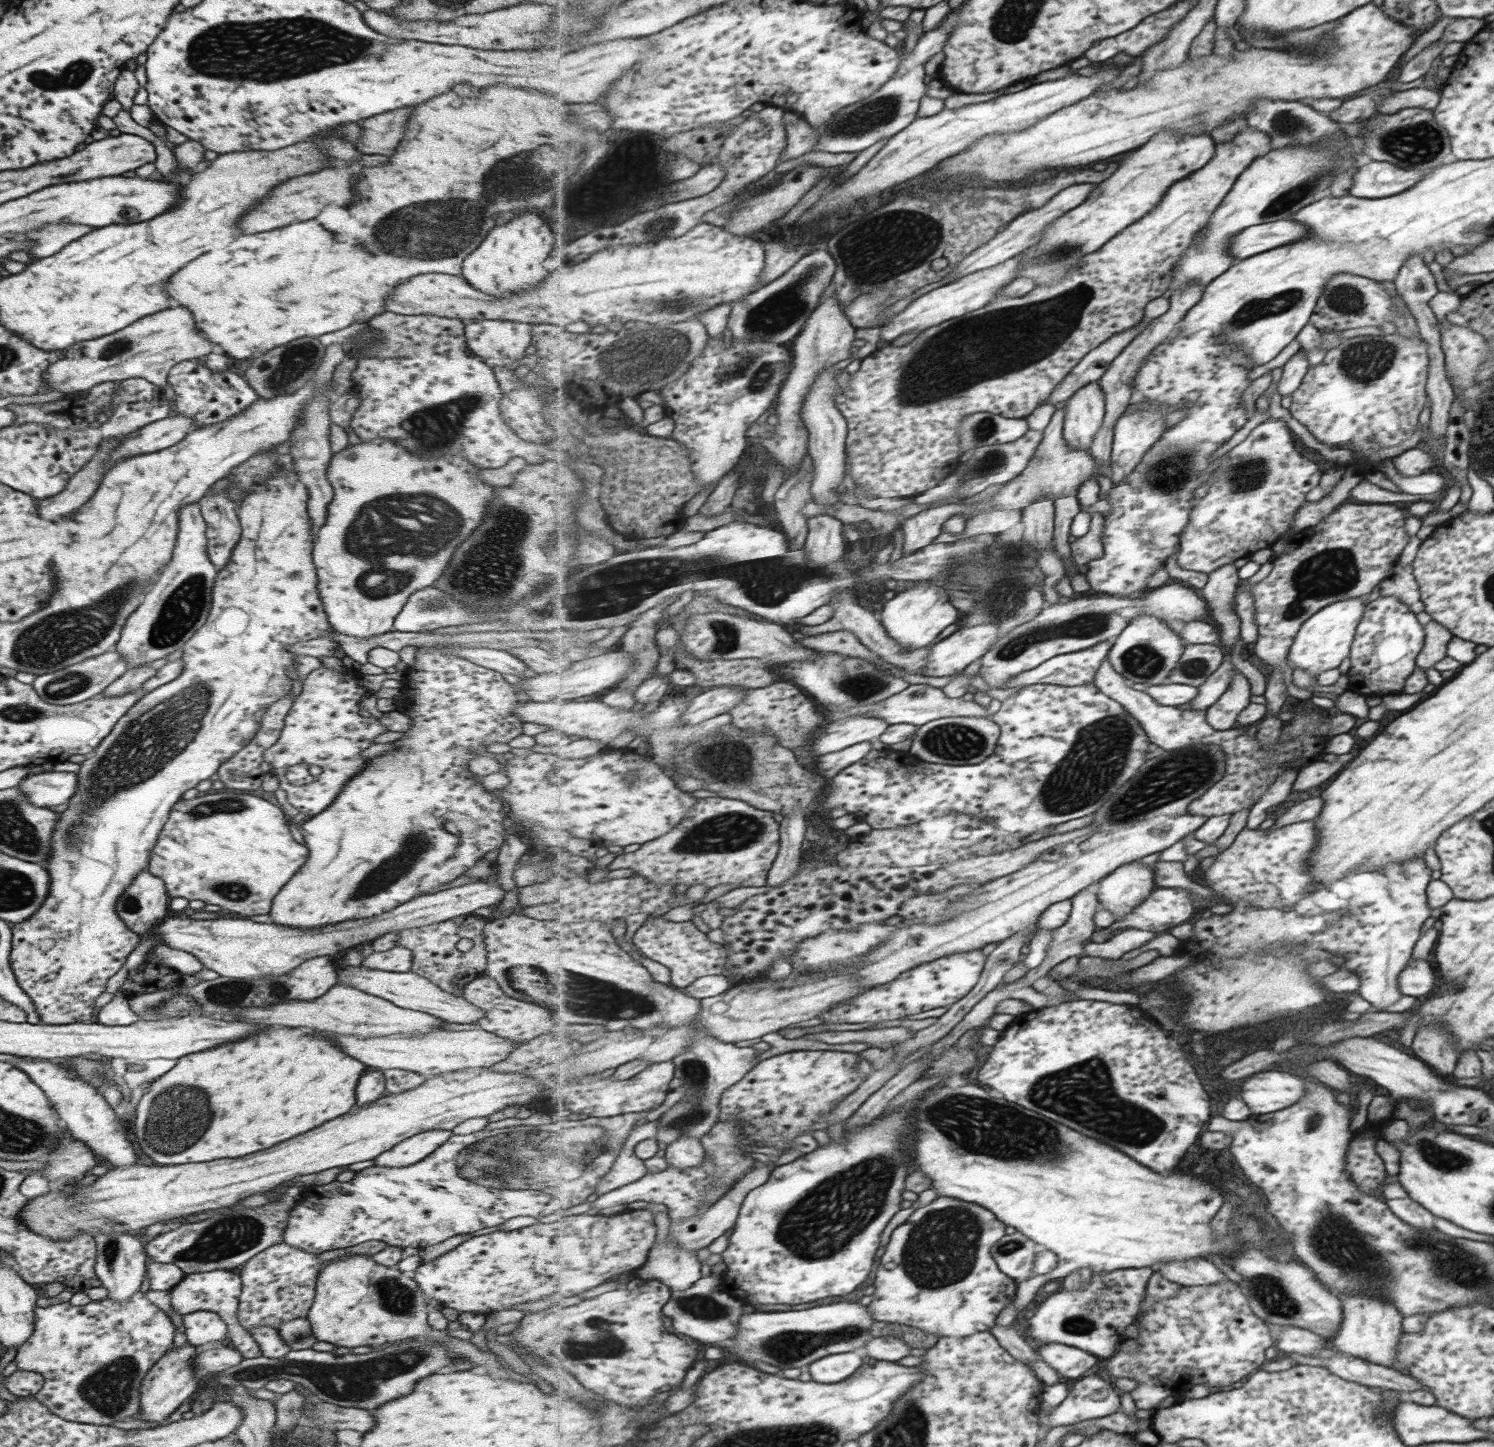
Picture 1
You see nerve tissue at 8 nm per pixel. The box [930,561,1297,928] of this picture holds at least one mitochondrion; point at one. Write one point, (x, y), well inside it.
(1099, 761)

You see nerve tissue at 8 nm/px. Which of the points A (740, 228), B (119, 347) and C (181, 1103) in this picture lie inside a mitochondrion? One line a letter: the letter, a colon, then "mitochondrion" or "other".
A: other
B: mitochondrion
C: mitochondrion

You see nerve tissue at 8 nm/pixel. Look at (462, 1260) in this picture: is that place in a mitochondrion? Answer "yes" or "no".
no

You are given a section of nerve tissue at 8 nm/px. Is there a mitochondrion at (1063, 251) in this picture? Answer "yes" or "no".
yes

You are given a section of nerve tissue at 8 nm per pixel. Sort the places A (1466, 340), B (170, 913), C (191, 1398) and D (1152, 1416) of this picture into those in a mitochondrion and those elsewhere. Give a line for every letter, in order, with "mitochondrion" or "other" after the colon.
A: other
B: other
C: other
D: other

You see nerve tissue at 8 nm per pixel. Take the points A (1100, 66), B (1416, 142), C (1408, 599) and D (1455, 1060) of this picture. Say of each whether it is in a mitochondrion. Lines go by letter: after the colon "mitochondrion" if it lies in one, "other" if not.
A: other
B: mitochondrion
C: other
D: other

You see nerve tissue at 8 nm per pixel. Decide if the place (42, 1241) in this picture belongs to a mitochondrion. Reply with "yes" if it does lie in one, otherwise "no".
no

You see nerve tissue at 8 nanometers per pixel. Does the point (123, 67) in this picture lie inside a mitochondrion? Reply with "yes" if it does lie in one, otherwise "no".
no

